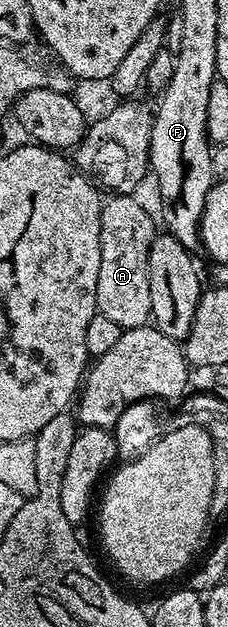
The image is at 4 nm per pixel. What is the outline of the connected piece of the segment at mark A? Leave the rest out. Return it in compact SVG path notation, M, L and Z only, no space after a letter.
M113 194L102 203L99 230L99 282L97 283L98 313L121 329L148 325L151 317L149 289L149 247L155 235L149 212L129 194Z

